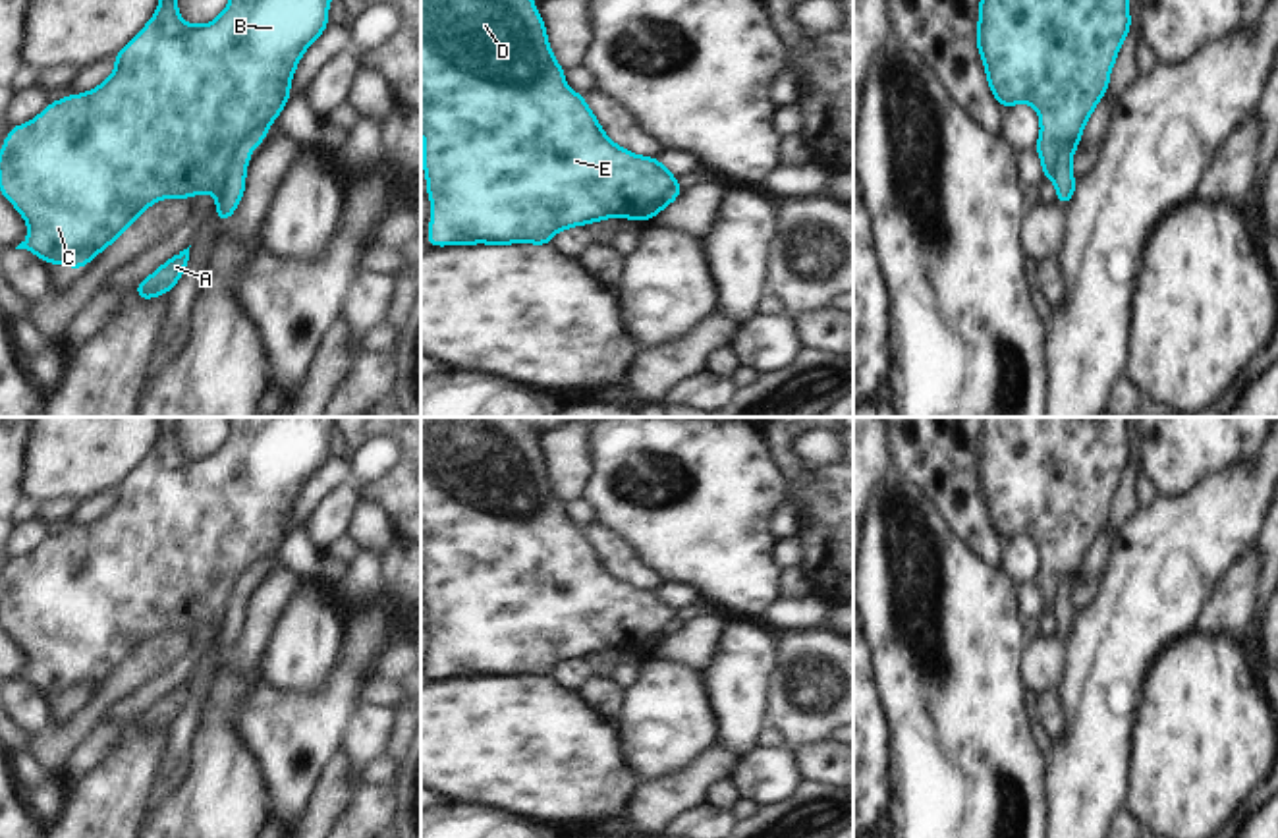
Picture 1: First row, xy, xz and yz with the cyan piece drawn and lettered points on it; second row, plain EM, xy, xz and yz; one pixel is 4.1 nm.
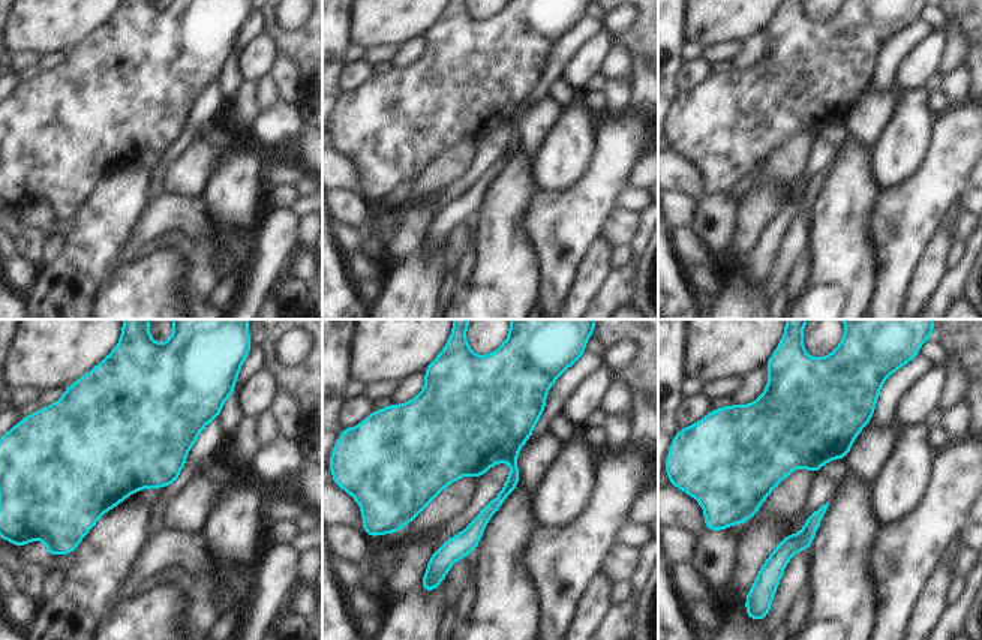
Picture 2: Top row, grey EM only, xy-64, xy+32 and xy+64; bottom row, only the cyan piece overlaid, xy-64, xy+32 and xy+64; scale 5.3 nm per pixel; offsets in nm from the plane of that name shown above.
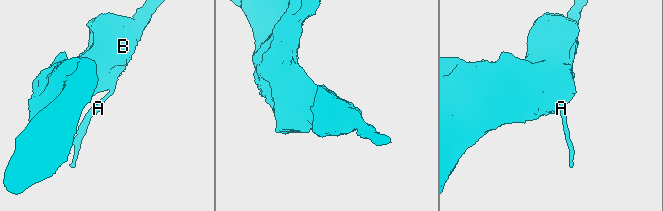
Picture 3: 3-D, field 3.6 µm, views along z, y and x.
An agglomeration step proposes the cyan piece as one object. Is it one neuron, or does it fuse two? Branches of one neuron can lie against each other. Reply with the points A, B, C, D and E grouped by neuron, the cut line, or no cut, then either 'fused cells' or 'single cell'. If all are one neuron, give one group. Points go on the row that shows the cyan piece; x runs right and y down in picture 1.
A / B C D E | xy (248, 151), (238, 159), (238, 170), (217, 195) | fused cells

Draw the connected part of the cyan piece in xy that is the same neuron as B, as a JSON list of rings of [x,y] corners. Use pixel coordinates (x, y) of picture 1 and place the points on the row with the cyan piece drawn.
[[[160,0],[151,21],[114,54],[116,70],[110,79],[83,95],[69,95],[48,104],[25,126],[12,126],[0,149],[0,193],[19,210],[29,226],[29,237],[15,249],[29,249],[46,265],[68,263],[71,270],[83,268],[104,247],[112,245],[153,203],[166,197],[191,199],[197,193],[220,195],[230,176],[237,174],[237,158],[251,153],[268,137],[266,127],[276,122],[290,100],[290,83],[301,54],[330,25],[326,12],[330,0],[230,0],[226,10],[208,25],[187,25],[178,12],[176,0]]]

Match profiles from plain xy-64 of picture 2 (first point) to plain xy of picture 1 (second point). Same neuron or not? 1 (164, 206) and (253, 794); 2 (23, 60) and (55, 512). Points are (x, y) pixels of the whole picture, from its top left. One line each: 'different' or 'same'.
1: different
2: same

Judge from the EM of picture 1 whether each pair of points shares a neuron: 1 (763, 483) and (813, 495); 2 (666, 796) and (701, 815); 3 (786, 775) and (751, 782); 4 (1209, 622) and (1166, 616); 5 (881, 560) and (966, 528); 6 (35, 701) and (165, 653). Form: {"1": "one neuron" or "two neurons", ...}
{"1": "two neurons", "2": "two neurons", "3": "one neuron", "4": "two neurons", "5": "two neurons", "6": "two neurons"}

